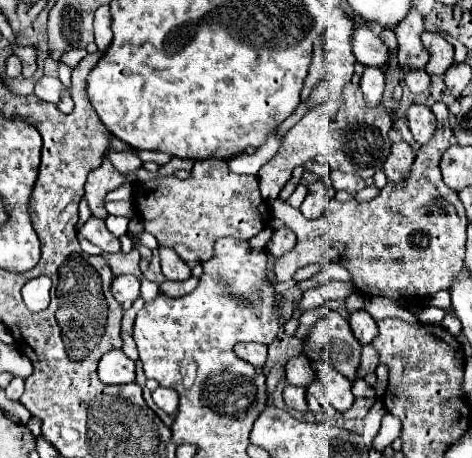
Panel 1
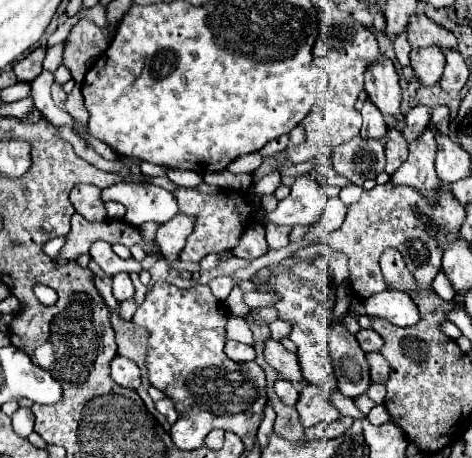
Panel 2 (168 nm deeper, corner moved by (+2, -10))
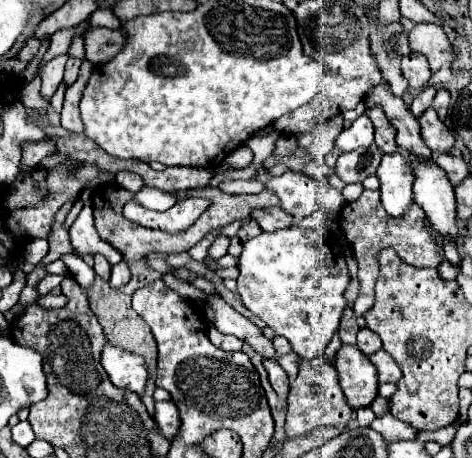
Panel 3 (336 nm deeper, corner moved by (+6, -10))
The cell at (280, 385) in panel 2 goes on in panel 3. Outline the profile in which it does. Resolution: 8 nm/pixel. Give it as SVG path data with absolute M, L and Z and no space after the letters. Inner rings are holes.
M265 360L263 364L265 364L265 370L269 372L269 382L271 382L273 390L281 398L287 398L287 394L289 394L289 378L287 378L285 370L275 360Z

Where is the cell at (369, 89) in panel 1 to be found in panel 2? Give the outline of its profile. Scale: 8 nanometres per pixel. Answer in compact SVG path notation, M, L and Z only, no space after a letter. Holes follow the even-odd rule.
M365 100L363 110L361 110L361 116L363 116L361 134L363 134L365 138L383 138L383 136L387 134L385 118L383 118L383 114L373 106L371 100Z

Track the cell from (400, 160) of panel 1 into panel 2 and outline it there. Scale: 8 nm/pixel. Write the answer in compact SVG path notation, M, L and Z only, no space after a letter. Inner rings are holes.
M389 126L385 136L385 156L387 156L387 174L393 174L405 160L407 160L407 140L401 132Z

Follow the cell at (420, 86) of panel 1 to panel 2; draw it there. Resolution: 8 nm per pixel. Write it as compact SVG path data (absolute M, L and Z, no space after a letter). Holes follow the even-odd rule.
M405 36L395 38L393 50L395 50L395 56L397 56L399 64L401 64L401 66L409 66L409 52L411 52L411 46L409 46L409 42L407 42Z

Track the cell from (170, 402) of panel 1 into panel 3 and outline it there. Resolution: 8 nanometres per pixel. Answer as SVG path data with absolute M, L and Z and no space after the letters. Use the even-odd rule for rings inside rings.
M171 400L169 402L155 402L155 422L157 422L159 430L163 432L163 436L167 440L173 440L179 426L181 426L177 406Z

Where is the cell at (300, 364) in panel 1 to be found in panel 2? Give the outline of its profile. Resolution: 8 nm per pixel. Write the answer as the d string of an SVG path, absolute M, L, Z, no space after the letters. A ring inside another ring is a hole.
M271 338L265 340L263 354L265 354L265 360L269 362L269 366L275 368L285 380L289 380L289 382L303 380L301 368L299 368L299 362L297 362L297 356L291 354L289 350L285 350L281 342L271 340Z

